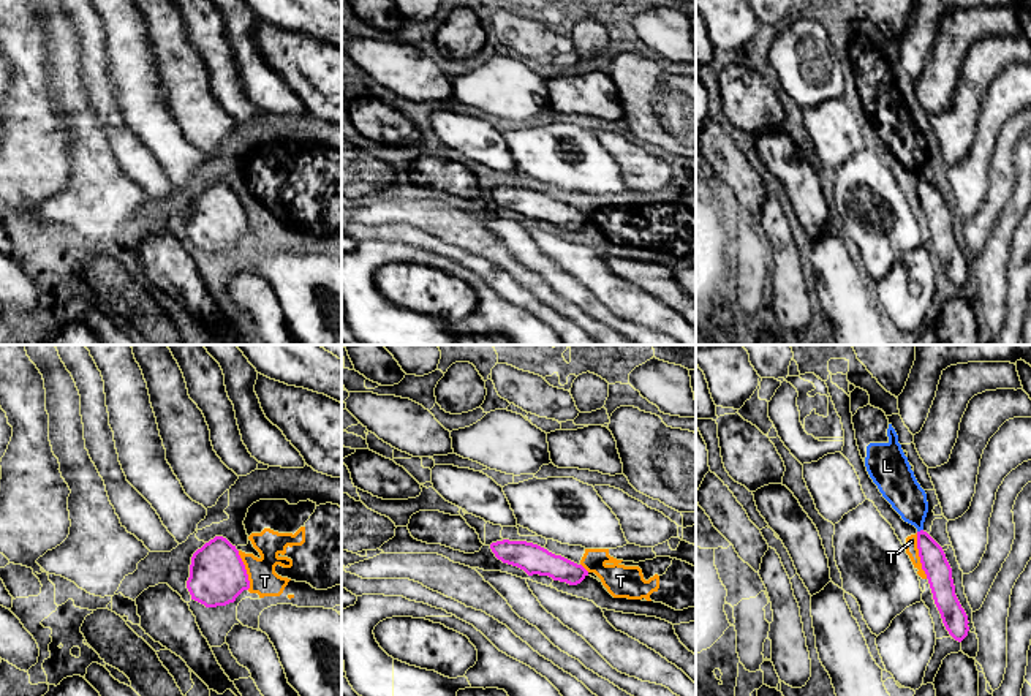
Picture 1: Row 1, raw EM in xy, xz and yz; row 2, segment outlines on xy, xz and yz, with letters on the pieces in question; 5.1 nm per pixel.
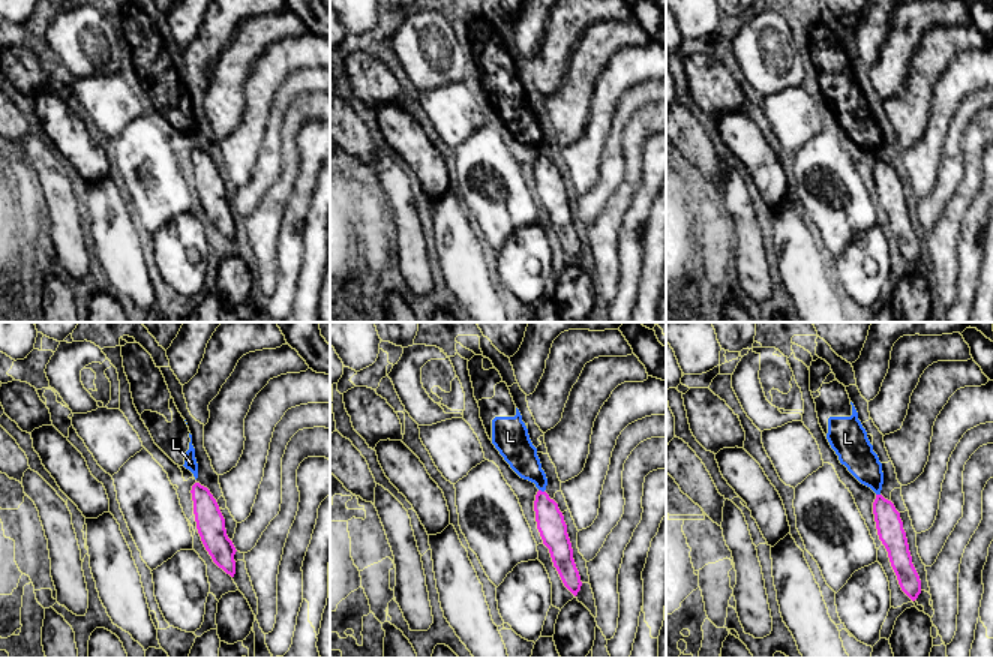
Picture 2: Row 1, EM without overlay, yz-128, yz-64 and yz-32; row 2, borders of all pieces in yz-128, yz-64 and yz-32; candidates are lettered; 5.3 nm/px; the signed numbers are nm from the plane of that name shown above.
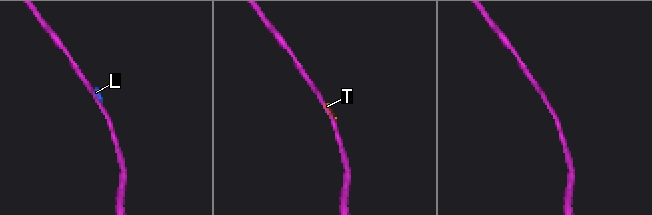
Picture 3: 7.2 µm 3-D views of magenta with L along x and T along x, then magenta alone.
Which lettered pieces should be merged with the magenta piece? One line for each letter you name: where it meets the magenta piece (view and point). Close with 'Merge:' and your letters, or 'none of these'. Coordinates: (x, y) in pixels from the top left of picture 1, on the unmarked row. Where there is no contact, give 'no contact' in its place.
Merge: none of these

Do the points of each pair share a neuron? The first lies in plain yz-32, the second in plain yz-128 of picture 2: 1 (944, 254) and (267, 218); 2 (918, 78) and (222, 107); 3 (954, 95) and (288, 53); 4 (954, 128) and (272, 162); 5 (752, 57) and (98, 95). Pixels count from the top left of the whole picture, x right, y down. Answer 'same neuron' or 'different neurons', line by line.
1: same neuron
2: same neuron
3: same neuron
4: same neuron
5: different neurons

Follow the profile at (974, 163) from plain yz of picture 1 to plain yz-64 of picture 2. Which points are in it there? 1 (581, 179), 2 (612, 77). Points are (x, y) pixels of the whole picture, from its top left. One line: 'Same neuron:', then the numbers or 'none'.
Same neuron: 1, 2

